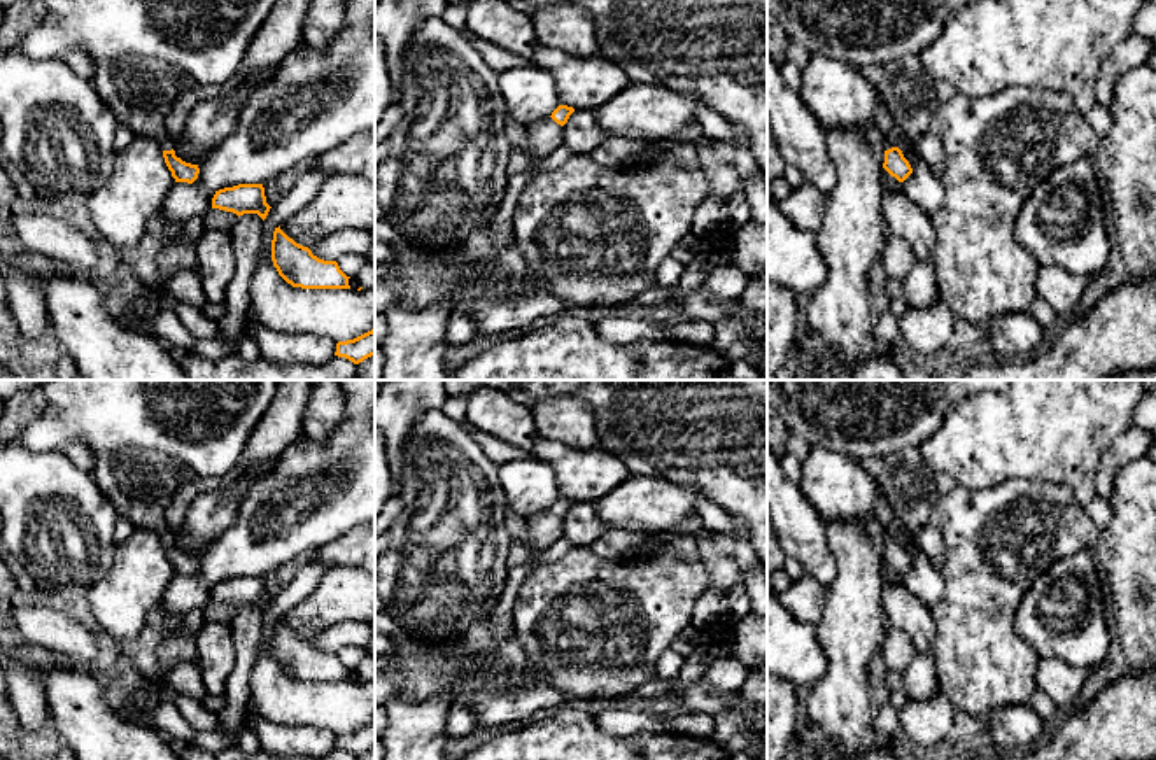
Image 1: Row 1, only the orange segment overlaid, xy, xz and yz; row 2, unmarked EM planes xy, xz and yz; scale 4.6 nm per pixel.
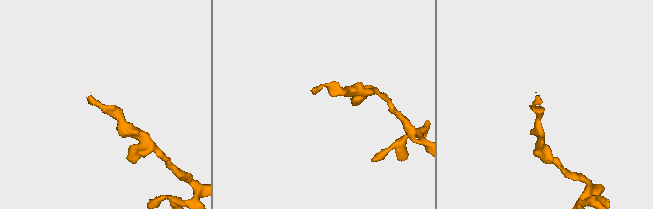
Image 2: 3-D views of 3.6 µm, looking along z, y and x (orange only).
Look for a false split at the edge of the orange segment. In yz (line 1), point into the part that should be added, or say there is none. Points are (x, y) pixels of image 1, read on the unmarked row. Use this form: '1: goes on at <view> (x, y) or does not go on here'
1: goes on at yz (888, 534)

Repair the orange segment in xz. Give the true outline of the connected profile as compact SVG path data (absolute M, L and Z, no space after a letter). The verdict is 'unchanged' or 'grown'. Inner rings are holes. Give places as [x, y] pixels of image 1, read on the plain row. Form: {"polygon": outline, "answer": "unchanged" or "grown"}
{"polygon": "M559 497L550 510L534 513L527 520L529 539L511 541L508 564L517 566L529 559L532 550L545 550L562 536L562 518L574 504L573 499Z", "answer": "grown"}

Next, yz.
{"polygon": "M892 531L885 532L883 560L899 574L904 574L913 566L913 555L904 550L902 543L897 539L897 534Z", "answer": "grown"}

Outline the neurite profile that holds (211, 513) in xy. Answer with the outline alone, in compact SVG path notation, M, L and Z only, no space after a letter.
M257 466L238 476L229 489L198 496L186 513L184 534L173 534L175 548L191 557L205 553L207 548L236 522L243 496L270 469L271 468Z

